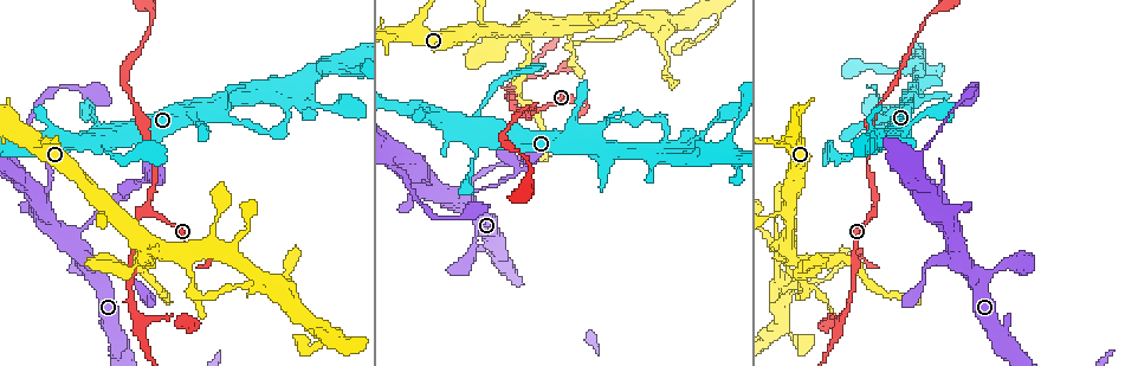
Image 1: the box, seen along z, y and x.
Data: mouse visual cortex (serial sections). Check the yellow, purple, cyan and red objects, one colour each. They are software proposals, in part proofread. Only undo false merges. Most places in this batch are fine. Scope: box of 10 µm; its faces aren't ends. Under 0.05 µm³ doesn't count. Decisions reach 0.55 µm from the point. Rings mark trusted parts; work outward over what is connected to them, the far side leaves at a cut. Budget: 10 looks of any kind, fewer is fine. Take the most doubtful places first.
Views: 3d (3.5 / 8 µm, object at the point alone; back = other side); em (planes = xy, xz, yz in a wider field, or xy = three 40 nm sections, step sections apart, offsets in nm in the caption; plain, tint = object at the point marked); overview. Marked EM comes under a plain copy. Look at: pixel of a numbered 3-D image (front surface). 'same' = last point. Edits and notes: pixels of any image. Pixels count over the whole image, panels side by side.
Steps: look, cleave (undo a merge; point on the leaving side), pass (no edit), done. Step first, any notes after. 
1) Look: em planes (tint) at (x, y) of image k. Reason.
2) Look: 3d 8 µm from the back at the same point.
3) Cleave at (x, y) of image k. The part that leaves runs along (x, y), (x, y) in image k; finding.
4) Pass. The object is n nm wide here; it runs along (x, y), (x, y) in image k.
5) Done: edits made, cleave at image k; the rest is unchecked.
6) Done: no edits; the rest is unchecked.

Look: 3d 3.5 µm at (870, 214) of image 1. Thin neck.

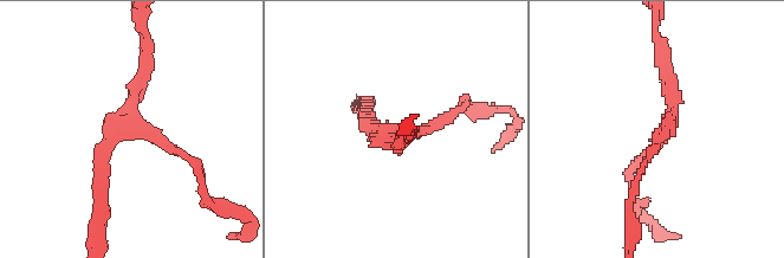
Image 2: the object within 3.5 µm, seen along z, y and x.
Look: em planes (tint) at (129, 131) of image 2.

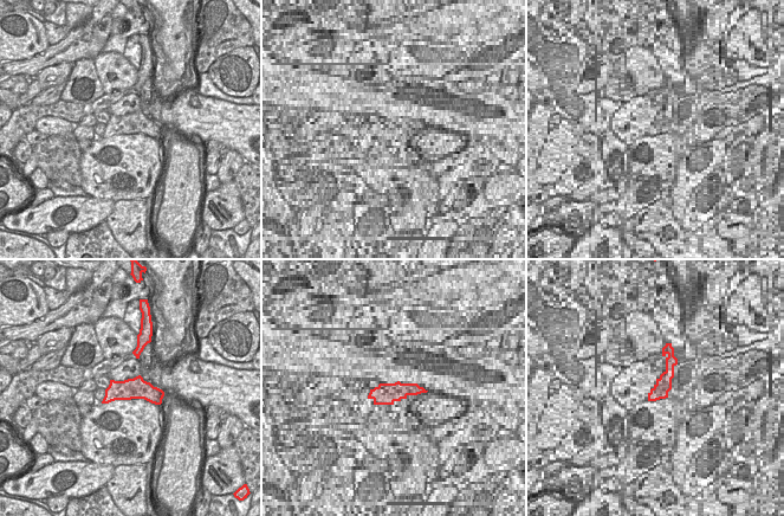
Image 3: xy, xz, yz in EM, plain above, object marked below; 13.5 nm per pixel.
Pass. The object is 280 nm wide here; it runs along (160, 395), (115, 391), (107, 399) in image 3; all the same cell.

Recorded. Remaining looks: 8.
Look: 3d 3.5 µm at (511, 88) of image 1. Thin neck.

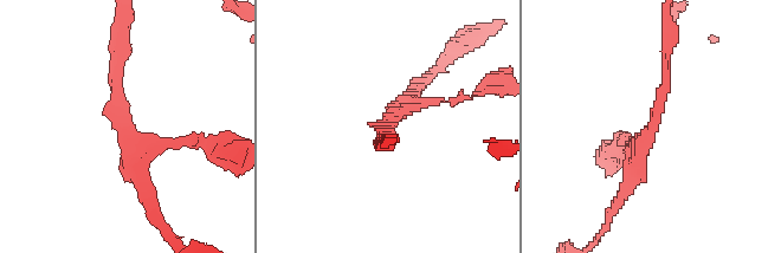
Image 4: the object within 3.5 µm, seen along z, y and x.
Look: em xy step 1 (tint) at (645, 145) of image 4. Now the EM.

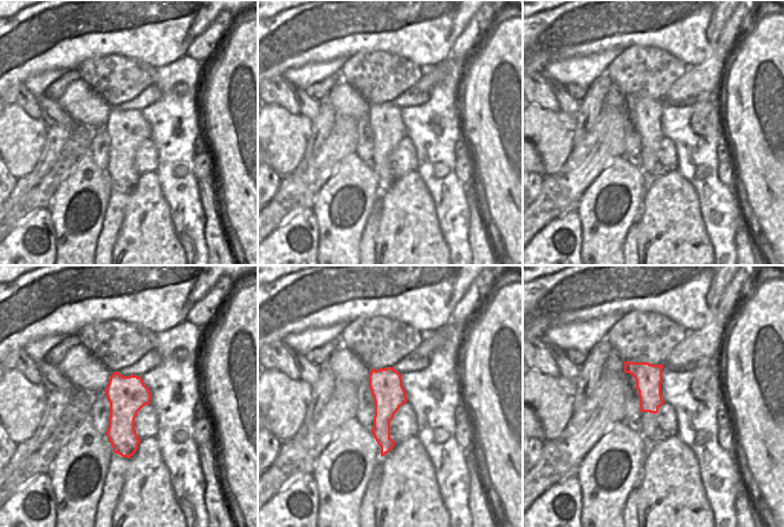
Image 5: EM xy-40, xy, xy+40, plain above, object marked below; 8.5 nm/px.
Look: em xy step 5 (tint) at the same point.

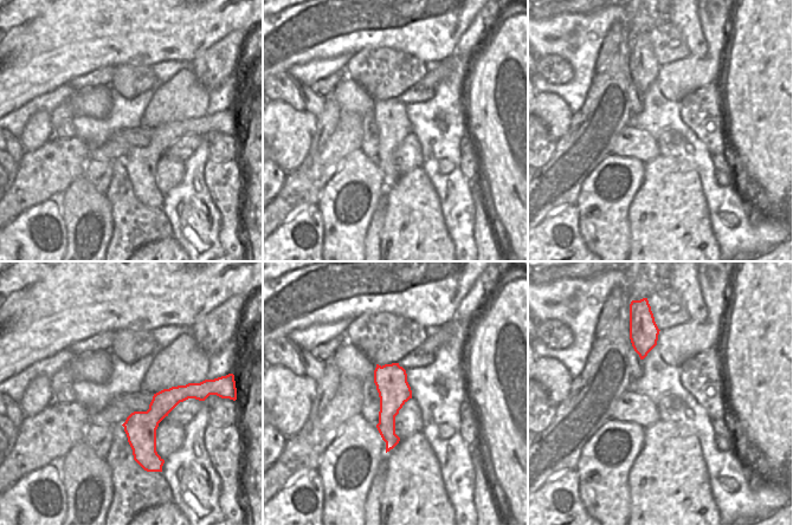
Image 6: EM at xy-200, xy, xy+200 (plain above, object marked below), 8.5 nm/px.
Pass. The object is 280 nm wide here; it runs along (116, 70), (128, 143), (204, 143) in image 4; one cell here.

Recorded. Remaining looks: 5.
Look: 3d 8 µm from the back at (929, 145) of image 1.

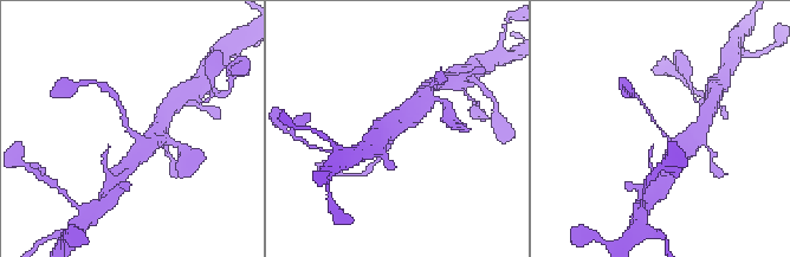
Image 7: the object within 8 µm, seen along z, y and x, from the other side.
Look: em planes (tint) at the same point. The arms are 100, 450 nm wide; need the tissue.

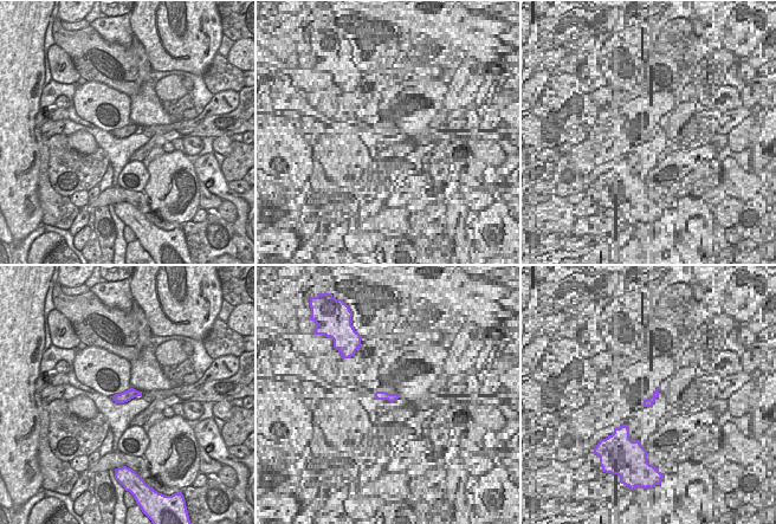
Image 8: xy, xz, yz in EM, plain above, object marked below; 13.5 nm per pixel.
Pass. It runs along (675, 155), (674, 146), (642, 104) in image 7; all the same cell.

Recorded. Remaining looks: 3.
Look: 3d 3.5 µm at (109, 211) of image 1. Three-way junction.

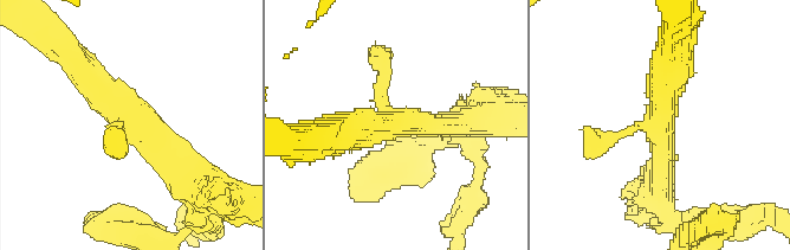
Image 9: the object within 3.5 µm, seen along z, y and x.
Look: em xy step 5 (tint) at (658, 118) of image 9.

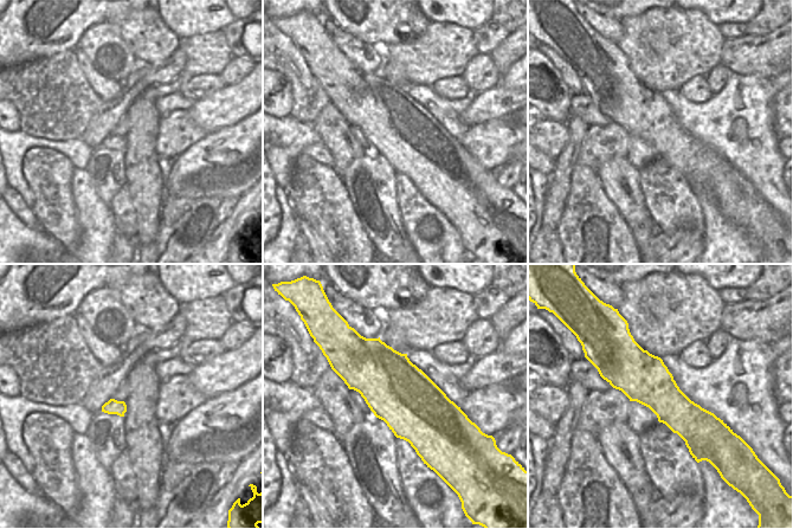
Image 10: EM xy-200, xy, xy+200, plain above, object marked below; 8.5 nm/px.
Pass. The object is 550 nm wide here; it runs along (73, 61), (187, 174), (194, 174) in image 9; one cell here.

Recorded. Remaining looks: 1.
Done: no edits; the rest is unchecked.

